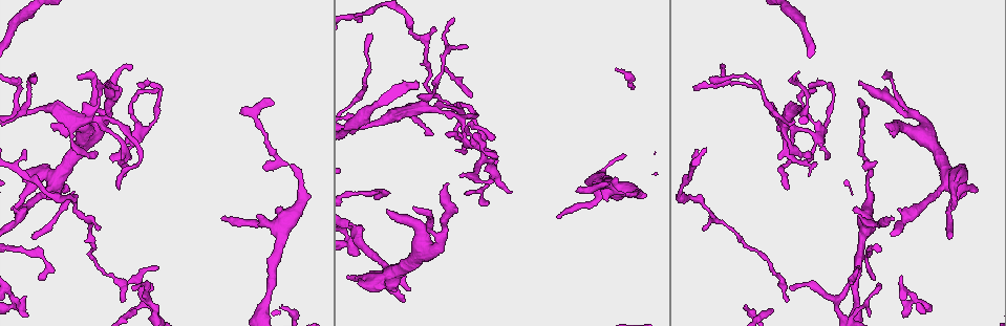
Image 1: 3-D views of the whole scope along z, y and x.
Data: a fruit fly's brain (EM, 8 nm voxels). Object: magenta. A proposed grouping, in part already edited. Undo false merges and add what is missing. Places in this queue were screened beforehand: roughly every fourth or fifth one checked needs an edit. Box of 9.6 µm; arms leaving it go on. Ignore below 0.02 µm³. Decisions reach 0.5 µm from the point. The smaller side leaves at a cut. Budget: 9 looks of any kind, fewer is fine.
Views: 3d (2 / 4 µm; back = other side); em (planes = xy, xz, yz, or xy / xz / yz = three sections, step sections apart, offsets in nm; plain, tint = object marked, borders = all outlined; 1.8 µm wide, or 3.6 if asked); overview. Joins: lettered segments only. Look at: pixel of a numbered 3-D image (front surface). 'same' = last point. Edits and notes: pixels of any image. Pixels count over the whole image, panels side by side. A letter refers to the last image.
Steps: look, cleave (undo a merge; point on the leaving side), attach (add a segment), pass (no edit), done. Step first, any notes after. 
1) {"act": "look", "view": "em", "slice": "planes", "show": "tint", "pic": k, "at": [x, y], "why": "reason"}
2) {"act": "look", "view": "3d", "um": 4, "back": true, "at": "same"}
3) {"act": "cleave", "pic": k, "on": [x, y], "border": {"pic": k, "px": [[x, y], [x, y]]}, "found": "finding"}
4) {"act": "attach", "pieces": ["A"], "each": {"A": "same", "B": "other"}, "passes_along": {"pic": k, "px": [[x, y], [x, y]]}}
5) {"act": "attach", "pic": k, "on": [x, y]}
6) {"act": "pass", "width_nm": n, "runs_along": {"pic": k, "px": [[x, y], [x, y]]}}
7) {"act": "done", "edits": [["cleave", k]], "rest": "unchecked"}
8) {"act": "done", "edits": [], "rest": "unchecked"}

{"act": "look", "view": "em", "slice": "yz", "step": 4, "show": "tint", "pic": 1, "at": [952, 236]}

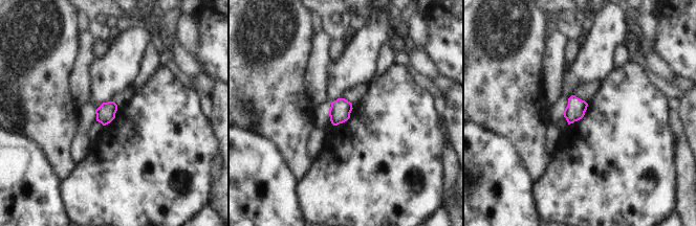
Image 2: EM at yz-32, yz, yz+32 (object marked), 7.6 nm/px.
{"act": "look", "view": "em", "slice": "planes", "show": "borders", "at": "same"}

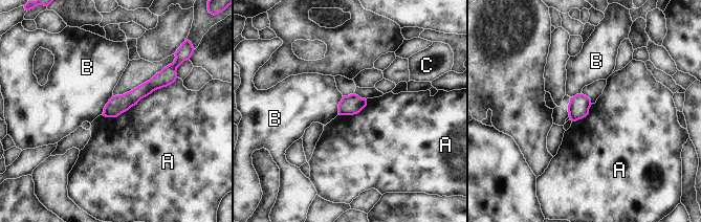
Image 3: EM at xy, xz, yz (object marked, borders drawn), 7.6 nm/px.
{"act": "pass", "width_nm": 140, "each": {"A": "other", "B": "other", "C": "other"}, "found": "none of them fits"}

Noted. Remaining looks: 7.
{"act": "look", "view": "em", "um": 3.6, "slice": "xy", "step": 4, "show": "tint", "pic": 1, "at": [99, 228]}

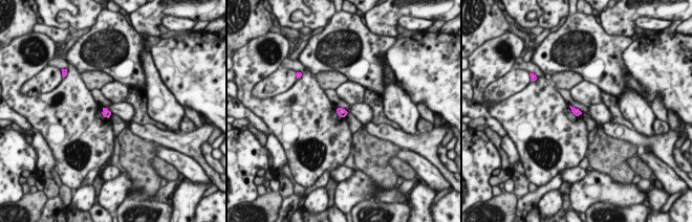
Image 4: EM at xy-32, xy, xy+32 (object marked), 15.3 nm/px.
{"act": "look", "view": "em", "um": 3.6, "slice": "planes", "show": "borders", "at": "same"}

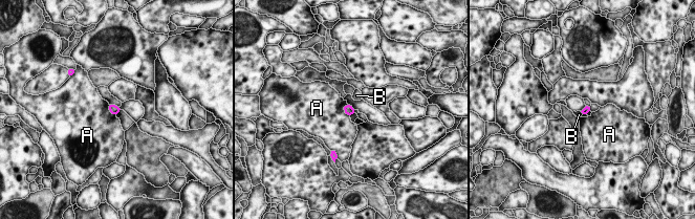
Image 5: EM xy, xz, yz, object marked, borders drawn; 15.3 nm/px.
{"act": "pass", "width_nm": 90, "each": {"A": "other", "B": "other"}, "border": {"pic": 5, "px": [[347, 104], [344, 109], [349, 115]]}, "found": "none of them fits"}

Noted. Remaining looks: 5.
{"act": "look", "view": "em", "slice": "xy", "step": 16, "show": "tint", "pic": 1, "at": [607, 184], "why": "thin end"}

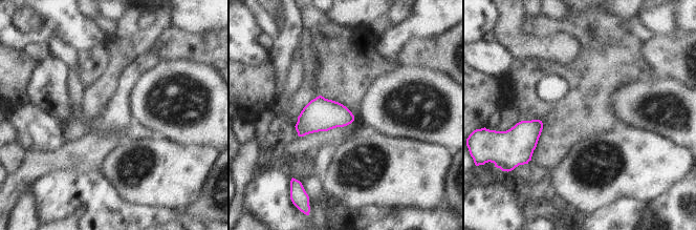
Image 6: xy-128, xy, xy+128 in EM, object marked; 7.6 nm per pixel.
{"act": "look", "view": "em", "slice": "planes", "show": "borders", "at": "same"}

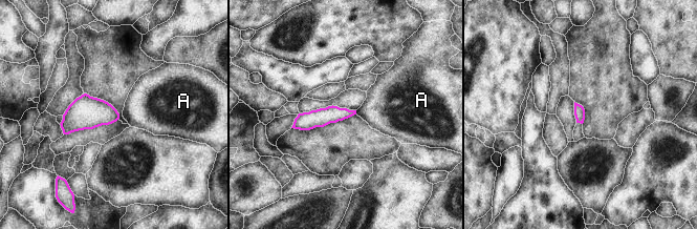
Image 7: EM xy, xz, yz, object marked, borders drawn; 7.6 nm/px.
{"act": "pass", "width_nm": 80, "each": {"A": "other"}, "runs_along": {"pic": 7, "px": [[351, 112], [331, 113], [296, 125]]}, "found": "none of them fits"}

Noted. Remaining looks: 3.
{"act": "look", "view": "3d", "um": 2, "pic": 1, "at": [34, 79]}

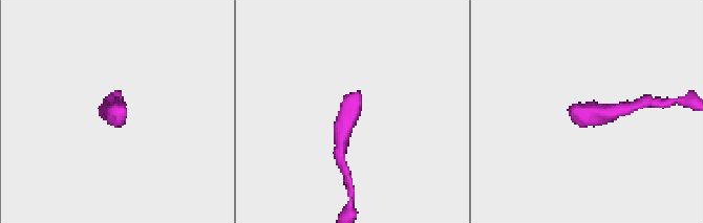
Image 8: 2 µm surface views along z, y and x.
{"act": "look", "view": "em", "slice": "planes", "show": "borders", "pic": 8, "at": [122, 106], "why": "shape alone is not enough"}

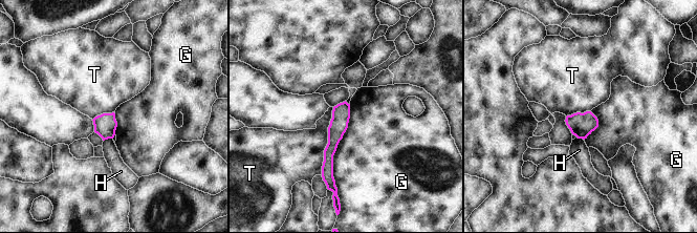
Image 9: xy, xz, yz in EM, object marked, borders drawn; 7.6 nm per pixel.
{"act": "pass", "each": {"G": "other", "H": "other", "T": "other"}, "border": {"pic": 9, "px": [[350, 104], [333, 155], [336, 188]]}, "found": "none of them fits"}

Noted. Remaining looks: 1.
{"act": "done", "edits": [], "rest": "unchecked"}

